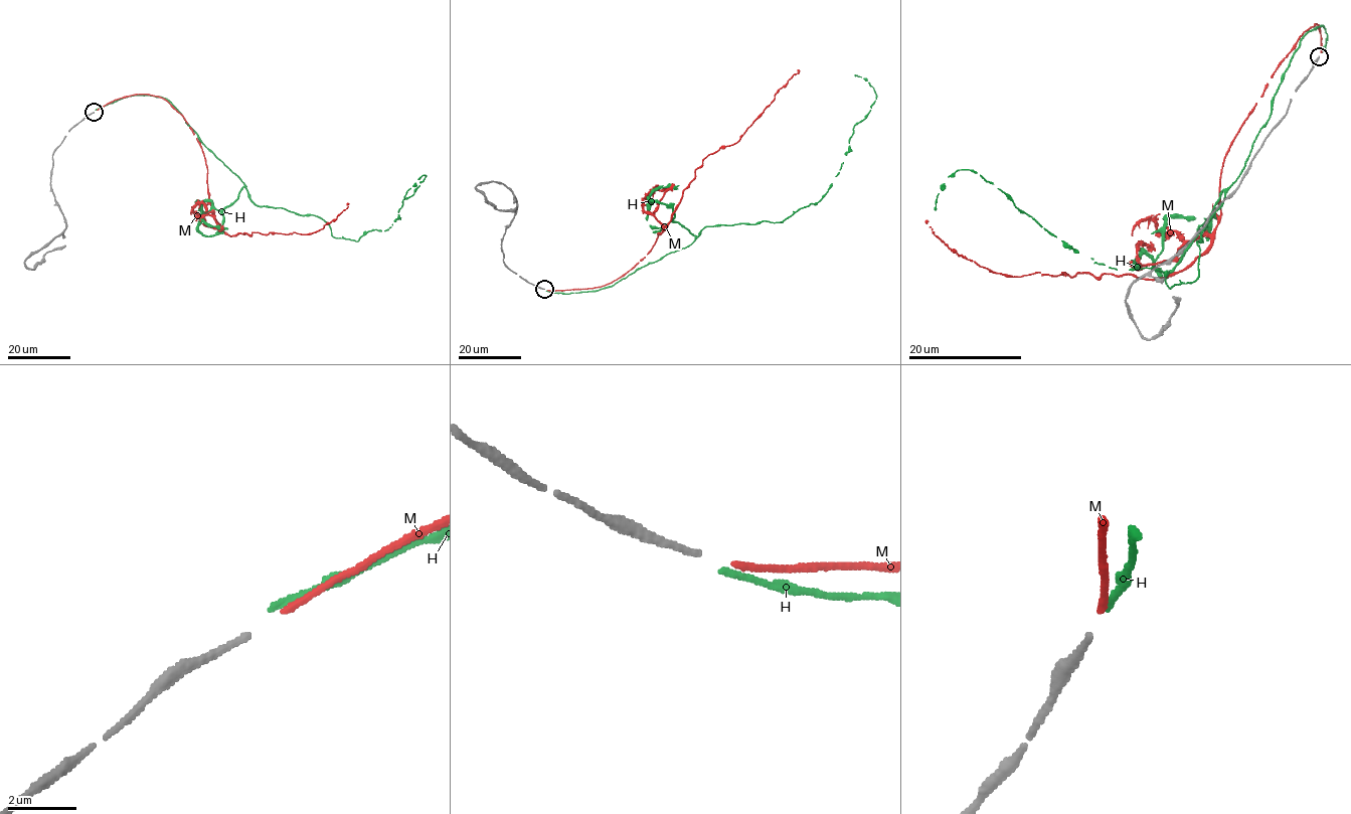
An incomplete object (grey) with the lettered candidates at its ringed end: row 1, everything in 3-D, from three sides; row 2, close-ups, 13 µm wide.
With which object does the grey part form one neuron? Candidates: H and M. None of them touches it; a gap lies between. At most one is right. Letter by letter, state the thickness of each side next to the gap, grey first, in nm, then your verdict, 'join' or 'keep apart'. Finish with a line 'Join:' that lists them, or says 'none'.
H: 180/180 nm | keep apart
M: 180/180 nm | join
Join: M

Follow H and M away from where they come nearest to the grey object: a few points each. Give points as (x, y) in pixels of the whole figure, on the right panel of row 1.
H: (1322, 52), (1323, 26), (1194, 282), (1075, 253), (977, 172), (951, 173), (936, 210)
M: (1320, 52), (1316, 24), (1279, 64), (1223, 161), (1213, 238), (1175, 273), (1003, 276), (960, 256), (925, 220)

